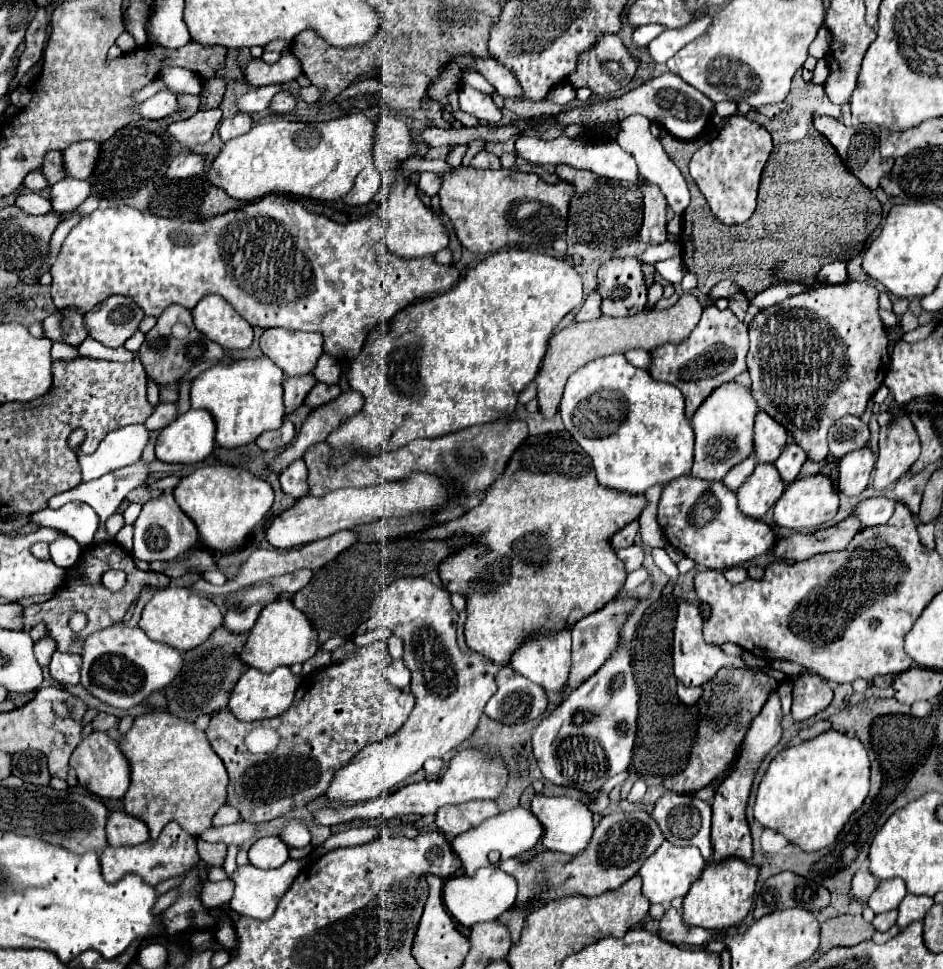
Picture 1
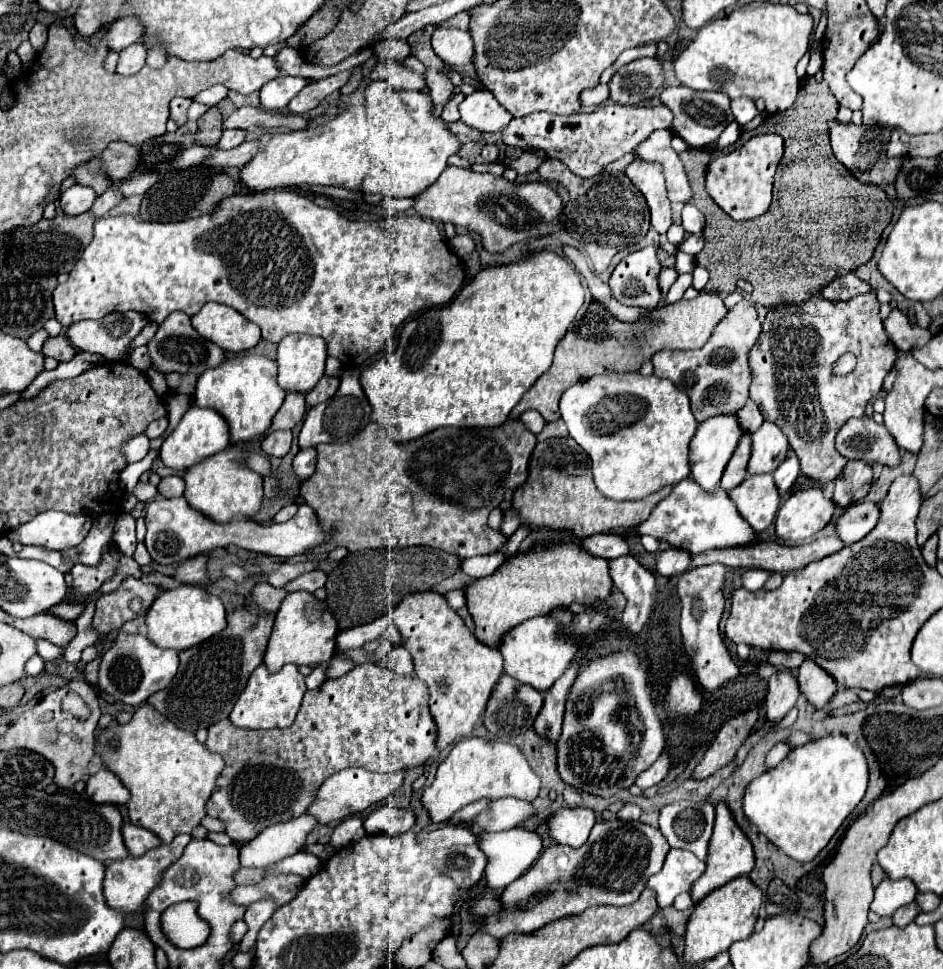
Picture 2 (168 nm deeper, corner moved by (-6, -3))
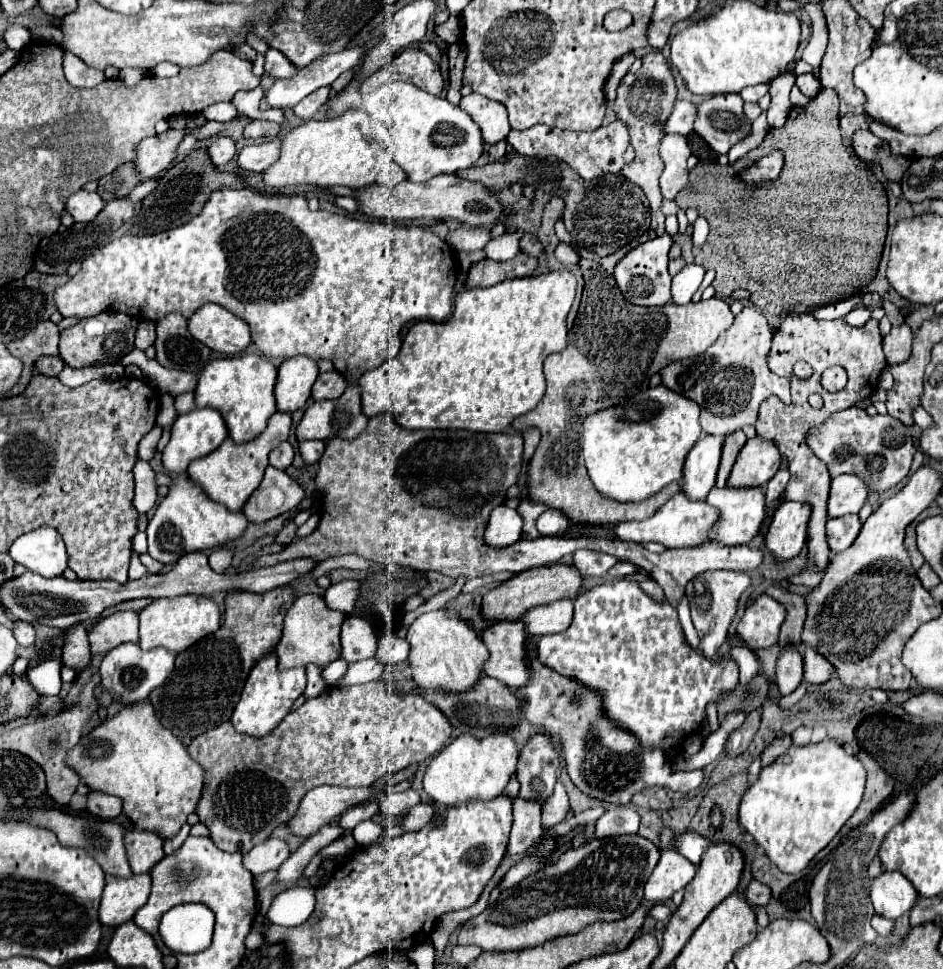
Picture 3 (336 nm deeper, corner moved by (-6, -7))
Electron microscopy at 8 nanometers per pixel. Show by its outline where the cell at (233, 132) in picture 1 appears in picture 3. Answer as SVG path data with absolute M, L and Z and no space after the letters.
M220 135L210 147L208 147L208 153L210 153L210 159L214 165L224 165L228 163L234 153L236 153L236 141L228 135Z

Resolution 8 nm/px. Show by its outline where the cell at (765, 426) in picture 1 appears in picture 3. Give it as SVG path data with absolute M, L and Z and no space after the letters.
M760 435L746 441L734 469L728 477L728 487L764 487L780 469L780 451Z

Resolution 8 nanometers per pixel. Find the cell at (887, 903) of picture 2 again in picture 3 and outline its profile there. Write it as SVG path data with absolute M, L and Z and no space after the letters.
M892 871L882 873L878 879L872 881L870 899L878 915L886 919L898 919L912 909L918 899L918 893L900 871Z

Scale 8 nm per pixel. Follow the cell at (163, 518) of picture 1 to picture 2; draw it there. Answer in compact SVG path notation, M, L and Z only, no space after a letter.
M176 497L176 499L162 499L160 503L152 501L144 519L148 527L148 533L146 533L148 553L152 555L156 563L162 563L162 565L178 565L194 555L208 553L212 549L228 547L228 545L236 545L252 553L288 559L288 557L308 551L310 547L318 543L324 543L324 537L326 537L326 533L318 525L318 517L314 509L308 505L300 505L298 513L286 523L260 525L250 517L244 519L244 515L236 515L236 519L230 519L228 523L216 523L210 517L206 519L206 515L202 515L200 511L192 509L184 497Z

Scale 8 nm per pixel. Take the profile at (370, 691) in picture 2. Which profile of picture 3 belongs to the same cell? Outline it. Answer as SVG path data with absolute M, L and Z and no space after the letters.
M372 681L372 683L362 683L362 685L352 685L352 687L330 687L326 689L322 695L314 697L314 699L306 699L306 703L302 707L298 707L296 711L288 713L284 717L284 721L272 731L268 733L266 737L250 737L250 735L242 735L242 733L236 733L232 723L222 723L210 731L206 731L204 735L192 739L192 743L188 745L188 753L194 761L198 761L204 771L206 771L206 779L204 779L204 791L202 791L202 799L198 803L198 817L200 817L200 823L208 825L210 829L210 837L212 841L216 843L218 849L222 851L230 851L230 853L242 853L242 851L250 851L254 845L266 841L272 831L278 827L278 825L284 825L288 823L294 815L296 815L296 809L302 801L302 797L318 787L318 785L342 785L342 787L358 787L358 785L372 785L374 781L380 781L382 777L390 775L390 773L396 773L396 771L402 771L404 767L408 765L414 765L414 763L424 763L426 759L430 759L432 755L436 755L438 751L442 751L442 747L446 747L450 743L450 735L452 735L452 727L448 723L448 719L442 715L442 711L432 705L430 701L422 699L420 695L416 693L410 693L410 695L398 695L392 691L390 685L386 685L386 681Z

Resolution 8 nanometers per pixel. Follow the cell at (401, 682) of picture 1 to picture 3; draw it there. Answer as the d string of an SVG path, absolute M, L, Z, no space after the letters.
M386 629L386 631L380 633L376 657L378 657L378 661L382 661L386 667L408 661L408 653L410 653L408 641L396 637L392 629Z

